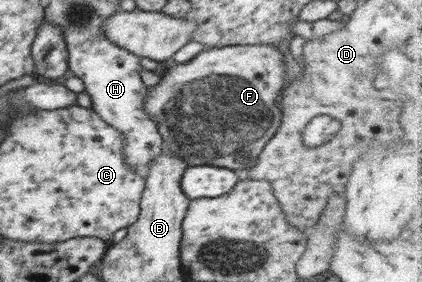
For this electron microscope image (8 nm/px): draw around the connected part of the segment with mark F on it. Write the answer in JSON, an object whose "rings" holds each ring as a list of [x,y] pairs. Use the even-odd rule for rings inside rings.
{"rings":[[[231,45],[202,50],[188,62],[168,69],[156,86],[148,89],[144,111],[157,124],[165,147],[190,167],[209,165],[224,169],[247,169],[256,165],[262,149],[279,129],[283,119],[278,105],[286,87],[286,63],[273,45]]]}

